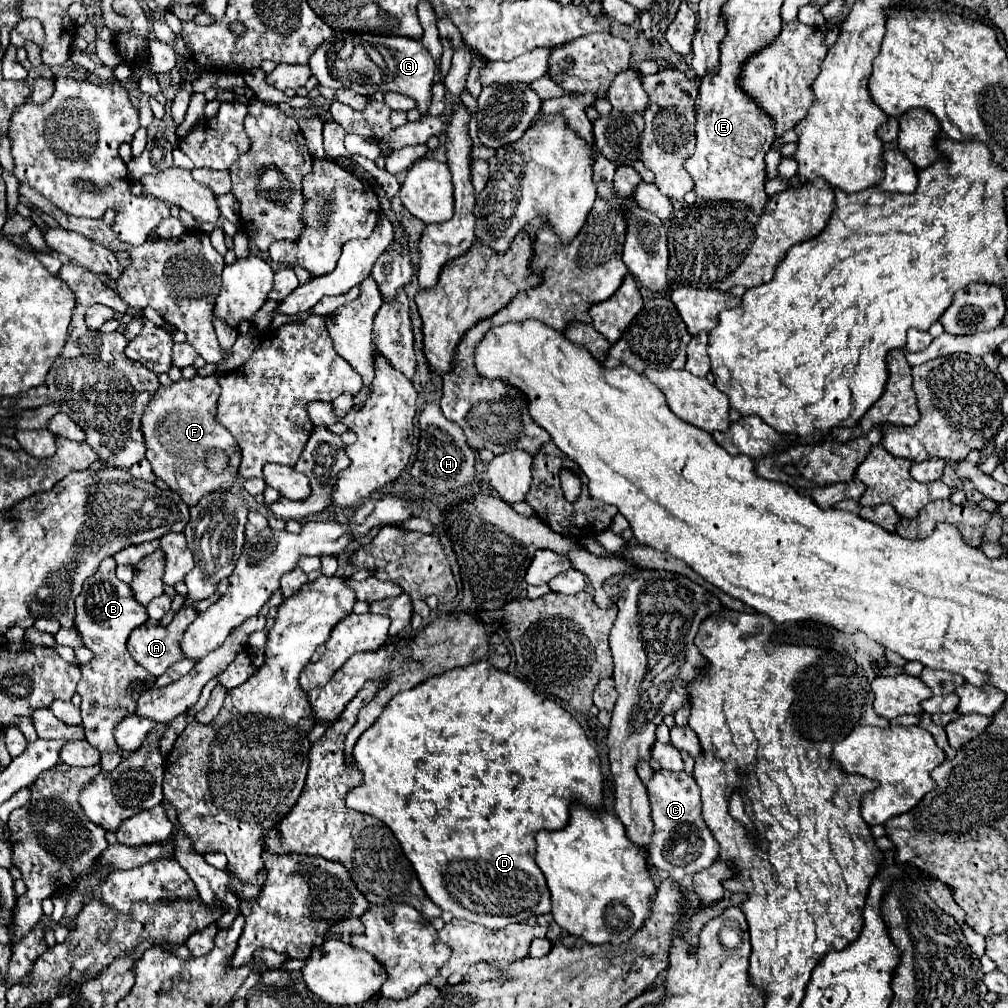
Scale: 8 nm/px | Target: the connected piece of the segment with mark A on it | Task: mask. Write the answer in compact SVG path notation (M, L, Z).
M182 607L167 626L160 625L158 620L148 618L148 620L146 620L142 626L138 626L138 628L130 634L130 638L128 638L128 652L130 652L130 656L132 656L140 666L144 666L150 674L160 676L160 674L166 672L174 662L178 662L178 660L184 658L180 643L186 628L194 622L196 616L198 616L198 612L196 612L194 608Z

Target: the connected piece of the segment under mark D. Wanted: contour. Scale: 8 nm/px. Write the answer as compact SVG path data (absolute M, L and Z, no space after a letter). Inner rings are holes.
M480 660L480 662L468 664L468 666L448 670L446 674L428 678L426 682L394 696L386 704L382 716L358 738L358 742L354 746L354 766L364 776L358 786L348 790L346 806L352 810L370 814L374 818L380 818L394 832L406 858L410 860L412 868L416 870L416 876L418 876L424 892L438 908L452 912L456 918L464 918L468 922L476 922L476 924L488 926L488 928L504 928L512 922L534 924L536 916L550 912L550 892L548 892L544 874L534 860L536 832L542 828L544 830L564 828L570 820L568 814L570 814L570 806L574 802L578 802L586 808L592 808L592 810L602 810L602 806L604 806L604 794L602 794L604 784L602 784L602 774L600 774L600 758L598 758L598 752L590 746L582 726L554 700L548 700L542 694L532 692L516 676L494 668L488 660Z

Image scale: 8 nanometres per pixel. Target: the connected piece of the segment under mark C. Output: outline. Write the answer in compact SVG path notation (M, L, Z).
M654 770L652 780L646 784L650 804L652 804L652 820L654 834L648 850L650 862L668 872L668 876L680 882L686 874L696 874L718 860L718 842L712 838L710 828L702 820L702 802L700 790L690 774L670 772L670 770Z

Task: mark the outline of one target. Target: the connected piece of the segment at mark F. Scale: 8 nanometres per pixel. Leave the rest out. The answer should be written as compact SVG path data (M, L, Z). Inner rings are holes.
M222 370L216 374L208 378L182 378L172 386L160 386L158 394L150 400L150 406L146 406L146 414L142 414L142 436L146 438L146 454L152 472L178 492L188 506L194 506L210 492L230 490L240 466L240 448L234 436L216 422L216 400L220 396L218 378L222 376ZM210 450L230 452L230 464L222 474L214 474L206 468L206 452Z

